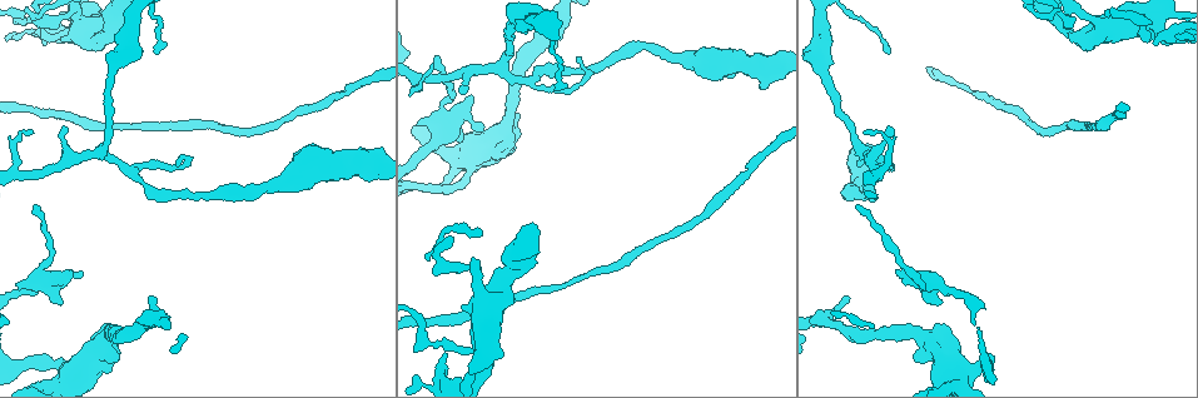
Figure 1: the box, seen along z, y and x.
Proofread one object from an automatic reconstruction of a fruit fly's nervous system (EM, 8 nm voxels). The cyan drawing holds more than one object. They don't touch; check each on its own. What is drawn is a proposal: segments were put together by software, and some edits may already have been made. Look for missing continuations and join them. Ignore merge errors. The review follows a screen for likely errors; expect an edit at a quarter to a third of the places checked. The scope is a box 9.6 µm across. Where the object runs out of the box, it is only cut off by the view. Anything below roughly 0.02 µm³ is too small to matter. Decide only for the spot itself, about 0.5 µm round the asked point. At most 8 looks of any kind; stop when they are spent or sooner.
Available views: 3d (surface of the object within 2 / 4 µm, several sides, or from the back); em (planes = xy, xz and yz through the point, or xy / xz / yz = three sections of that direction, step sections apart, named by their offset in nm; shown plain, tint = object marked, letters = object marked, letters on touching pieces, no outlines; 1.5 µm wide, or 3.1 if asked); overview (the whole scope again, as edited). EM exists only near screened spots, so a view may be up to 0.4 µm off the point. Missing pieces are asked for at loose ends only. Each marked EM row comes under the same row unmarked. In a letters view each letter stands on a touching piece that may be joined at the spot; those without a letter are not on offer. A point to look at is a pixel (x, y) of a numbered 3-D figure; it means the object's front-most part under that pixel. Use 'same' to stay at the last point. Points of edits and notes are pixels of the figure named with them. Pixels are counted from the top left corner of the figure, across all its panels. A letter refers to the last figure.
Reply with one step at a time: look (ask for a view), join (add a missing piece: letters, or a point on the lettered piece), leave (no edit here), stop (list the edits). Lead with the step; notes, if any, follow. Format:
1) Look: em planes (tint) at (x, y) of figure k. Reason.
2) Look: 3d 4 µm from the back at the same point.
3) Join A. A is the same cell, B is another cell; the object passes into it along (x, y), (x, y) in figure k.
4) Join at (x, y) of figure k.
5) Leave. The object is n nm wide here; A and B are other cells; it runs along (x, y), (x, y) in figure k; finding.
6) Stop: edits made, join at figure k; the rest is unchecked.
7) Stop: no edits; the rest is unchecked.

Look: 3d 2 µm at (151, 296) of figure 1. An open end.

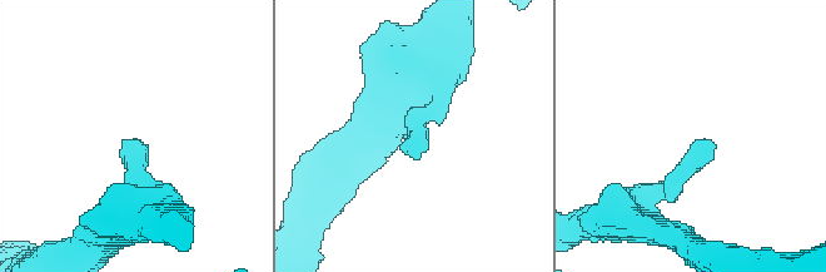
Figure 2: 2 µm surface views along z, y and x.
Look: em planes (letters) at (404, 145) of figure 2. Need the tissue.

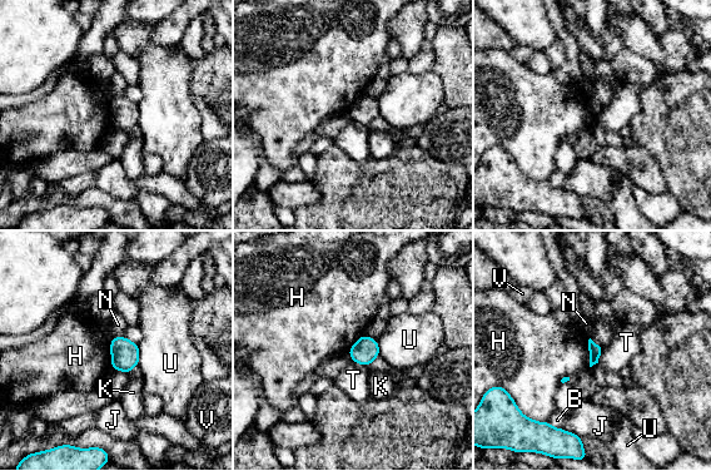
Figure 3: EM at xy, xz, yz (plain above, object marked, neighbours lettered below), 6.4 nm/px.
Leave. B, H, J, K, N, T, U and V are other cells; a border runs along (588, 338), (590, 367) in figure 3; no lettered piece goes on from it.

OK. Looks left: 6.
Look: em planes (letters) at (896, 269) of figure 1. Branch stops here.

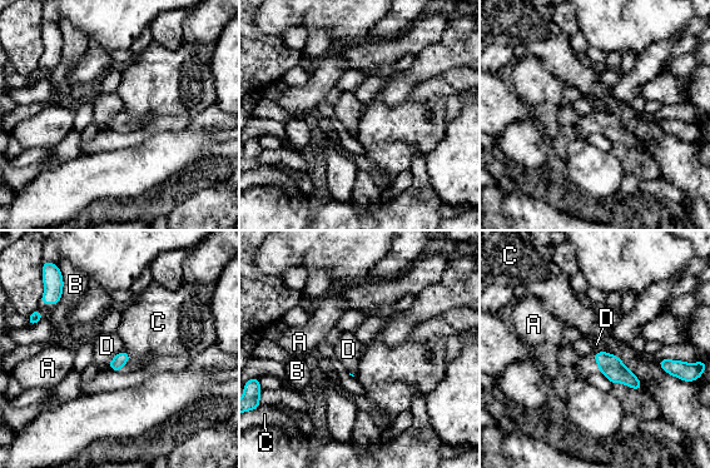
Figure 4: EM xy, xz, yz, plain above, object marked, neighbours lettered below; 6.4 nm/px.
Leave. The longest contact is with C, 340 nm; A, B, C and D are other cells; a border runs along (123, 349), (110, 361), (108, 368) in figure 4; no lettered piece goes on from it.

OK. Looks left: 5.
Look: 3d 4 µm from the back at (855, 207) of figure 1. Branch stops here.

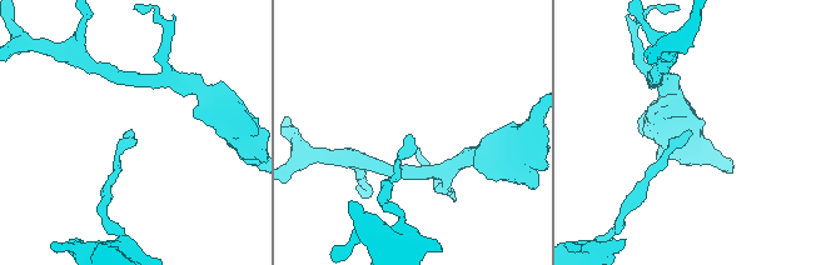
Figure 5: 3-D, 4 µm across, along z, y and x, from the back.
Look: em planes (letters) at (131, 129) of figure 5.

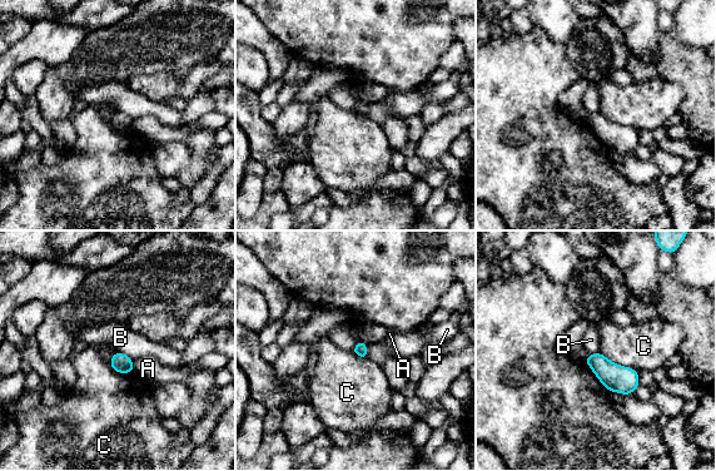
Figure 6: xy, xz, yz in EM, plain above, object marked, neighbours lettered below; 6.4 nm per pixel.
Leave. A, B and C are other cells; a border runs along (600, 352), (637, 372) in figure 6; none of them fits.

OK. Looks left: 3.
Stop: no edits; the rest is unchecked.

